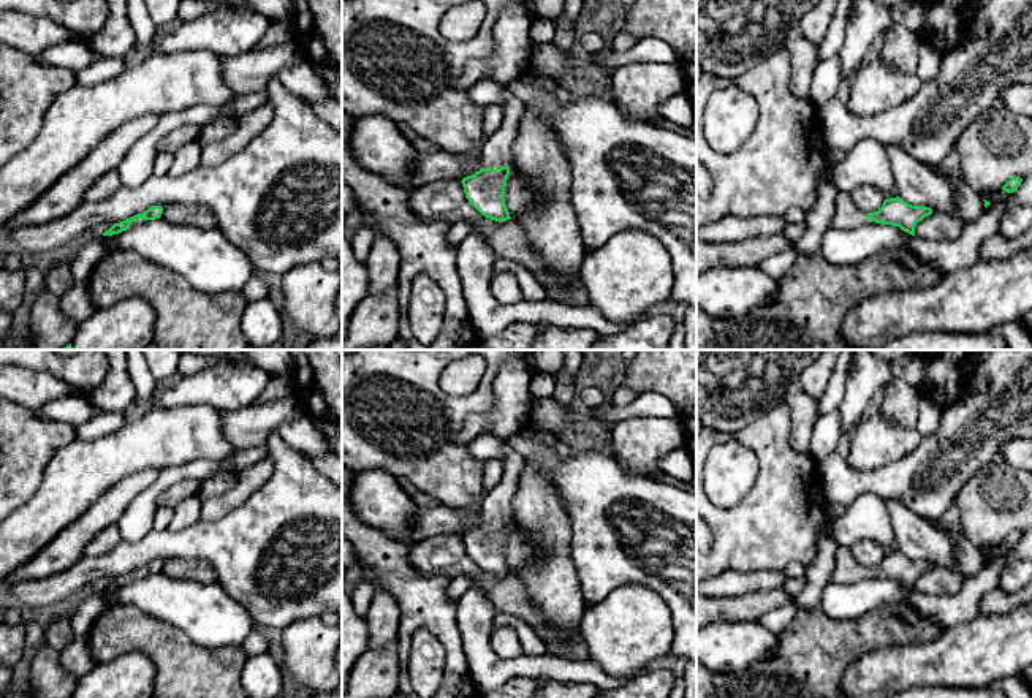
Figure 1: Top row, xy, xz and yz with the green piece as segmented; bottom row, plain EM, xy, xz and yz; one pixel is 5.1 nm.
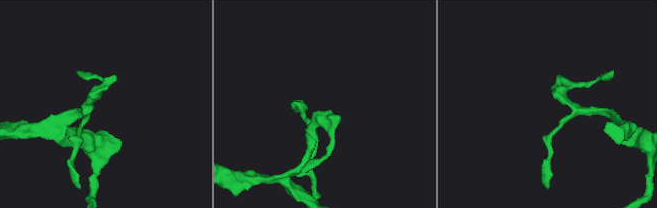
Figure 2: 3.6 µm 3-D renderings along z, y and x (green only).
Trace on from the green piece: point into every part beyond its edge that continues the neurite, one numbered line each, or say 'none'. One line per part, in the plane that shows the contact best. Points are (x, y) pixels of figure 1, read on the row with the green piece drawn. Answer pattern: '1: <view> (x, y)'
1: xz (496, 152)

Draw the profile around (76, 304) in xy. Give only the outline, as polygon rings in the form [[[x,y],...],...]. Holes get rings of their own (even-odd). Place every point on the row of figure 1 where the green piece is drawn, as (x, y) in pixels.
[[[76,282],[62,298],[59,298],[59,304],[63,315],[76,326],[97,310],[90,301],[87,282]]]

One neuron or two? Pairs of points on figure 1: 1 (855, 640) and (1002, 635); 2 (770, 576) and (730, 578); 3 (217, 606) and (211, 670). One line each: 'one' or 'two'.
1: two
2: one
3: two

